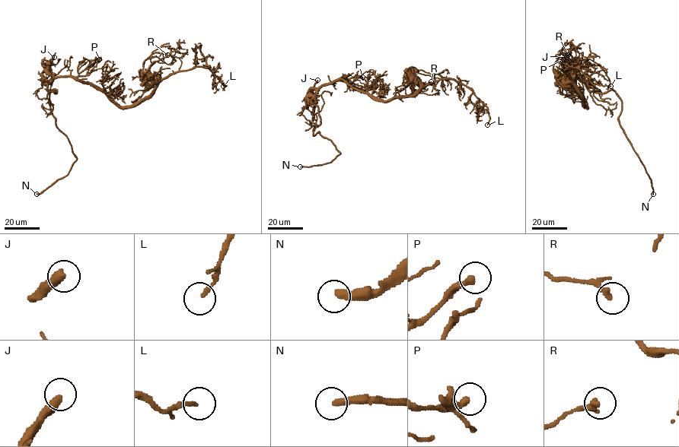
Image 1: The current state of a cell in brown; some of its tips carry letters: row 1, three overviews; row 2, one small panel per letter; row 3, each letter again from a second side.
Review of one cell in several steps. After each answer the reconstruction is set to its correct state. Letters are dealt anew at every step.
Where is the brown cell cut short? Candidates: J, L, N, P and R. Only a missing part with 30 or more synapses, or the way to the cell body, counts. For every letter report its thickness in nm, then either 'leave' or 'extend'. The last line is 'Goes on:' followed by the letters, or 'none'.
J: 440 nm thick; extend
L: 160 nm thick; leave
N: 340 nm thick; extend
P: 320 nm thick; leave
R: 260 nm thick; leave
Goes on: J, N

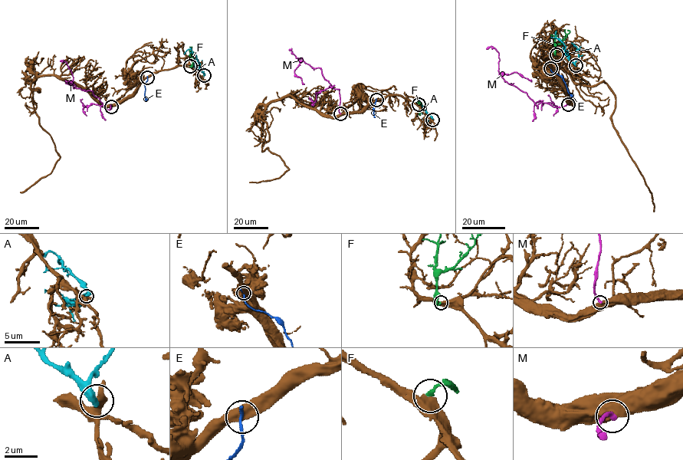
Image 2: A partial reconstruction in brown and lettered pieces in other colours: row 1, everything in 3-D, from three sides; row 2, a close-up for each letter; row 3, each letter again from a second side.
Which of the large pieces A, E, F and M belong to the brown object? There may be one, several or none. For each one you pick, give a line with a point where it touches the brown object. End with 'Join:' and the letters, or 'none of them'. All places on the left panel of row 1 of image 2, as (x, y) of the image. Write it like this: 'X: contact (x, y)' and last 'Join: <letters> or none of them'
F: contact (190, 66)
Join: F

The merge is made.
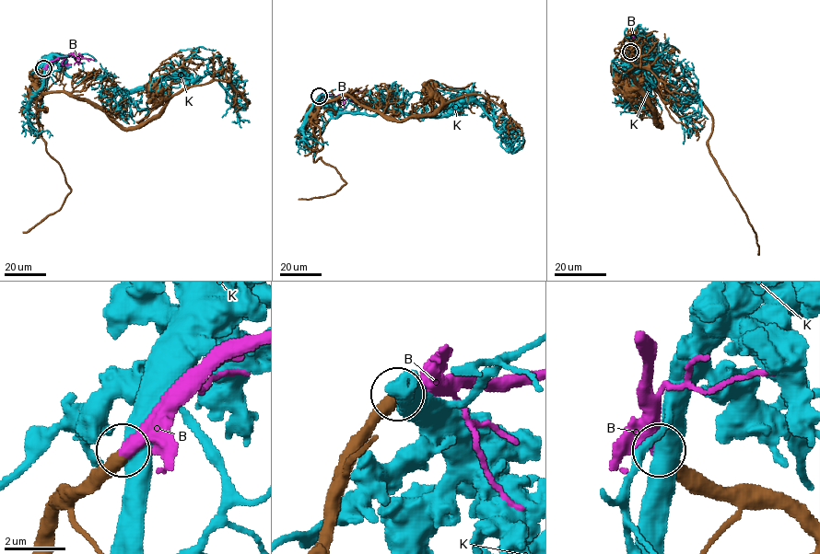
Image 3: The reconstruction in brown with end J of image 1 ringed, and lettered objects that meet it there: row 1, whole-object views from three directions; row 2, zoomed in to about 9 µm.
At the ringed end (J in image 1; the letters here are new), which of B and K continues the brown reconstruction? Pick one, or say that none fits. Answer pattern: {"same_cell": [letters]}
{"same_cell": ["B"]}

